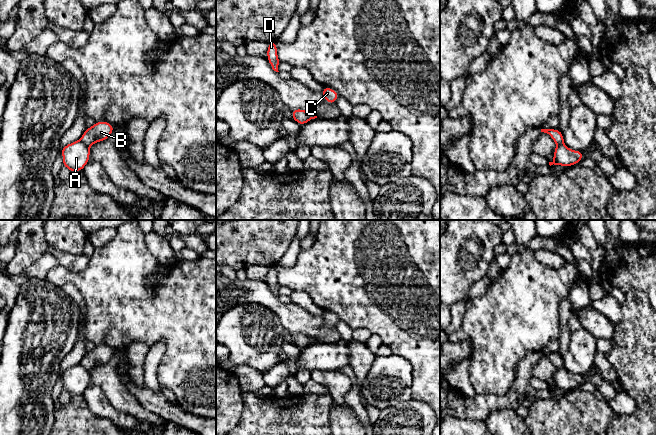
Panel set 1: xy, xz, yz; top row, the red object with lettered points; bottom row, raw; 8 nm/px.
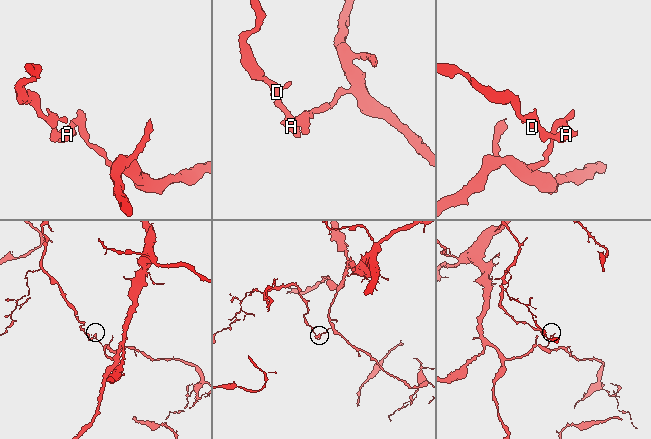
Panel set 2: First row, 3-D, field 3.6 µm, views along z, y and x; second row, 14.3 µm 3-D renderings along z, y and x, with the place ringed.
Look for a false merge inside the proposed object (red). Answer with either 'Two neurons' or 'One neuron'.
Two neurons

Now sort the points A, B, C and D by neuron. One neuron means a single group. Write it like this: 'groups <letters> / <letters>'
groups A D / B C

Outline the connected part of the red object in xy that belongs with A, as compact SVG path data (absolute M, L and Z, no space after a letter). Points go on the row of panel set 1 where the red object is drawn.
M74 141L61 149L63 156L62 167L67 167L70 172L83 171L85 165L89 162L89 146L82 141Z

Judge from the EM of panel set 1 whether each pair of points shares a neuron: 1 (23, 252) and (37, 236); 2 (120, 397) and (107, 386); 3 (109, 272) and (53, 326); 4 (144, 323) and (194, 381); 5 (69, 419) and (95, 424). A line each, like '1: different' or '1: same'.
1: same
2: same
3: different
4: same
5: same

